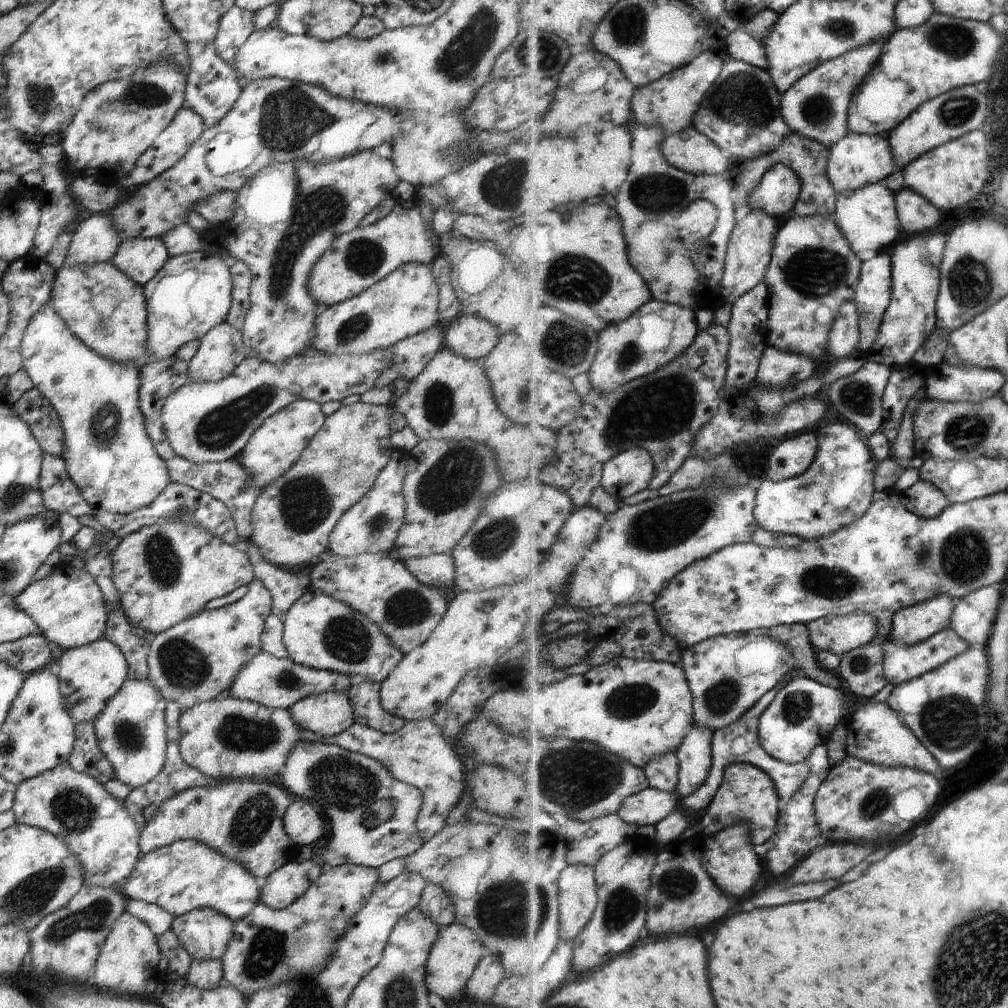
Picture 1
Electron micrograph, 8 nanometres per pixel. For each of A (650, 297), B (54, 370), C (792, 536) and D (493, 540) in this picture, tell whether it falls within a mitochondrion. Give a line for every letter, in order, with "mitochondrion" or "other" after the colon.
A: other
B: other
C: other
D: mitochondrion

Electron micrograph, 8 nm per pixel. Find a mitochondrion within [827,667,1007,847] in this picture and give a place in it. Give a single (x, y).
(952, 722)

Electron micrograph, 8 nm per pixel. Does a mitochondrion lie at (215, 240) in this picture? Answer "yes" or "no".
no

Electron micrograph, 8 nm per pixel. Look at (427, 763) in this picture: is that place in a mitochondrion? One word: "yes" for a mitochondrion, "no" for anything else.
no

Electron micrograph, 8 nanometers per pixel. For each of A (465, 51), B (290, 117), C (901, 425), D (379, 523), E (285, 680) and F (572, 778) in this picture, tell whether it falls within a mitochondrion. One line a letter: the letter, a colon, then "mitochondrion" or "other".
A: mitochondrion
B: mitochondrion
C: other
D: mitochondrion
E: mitochondrion
F: mitochondrion

